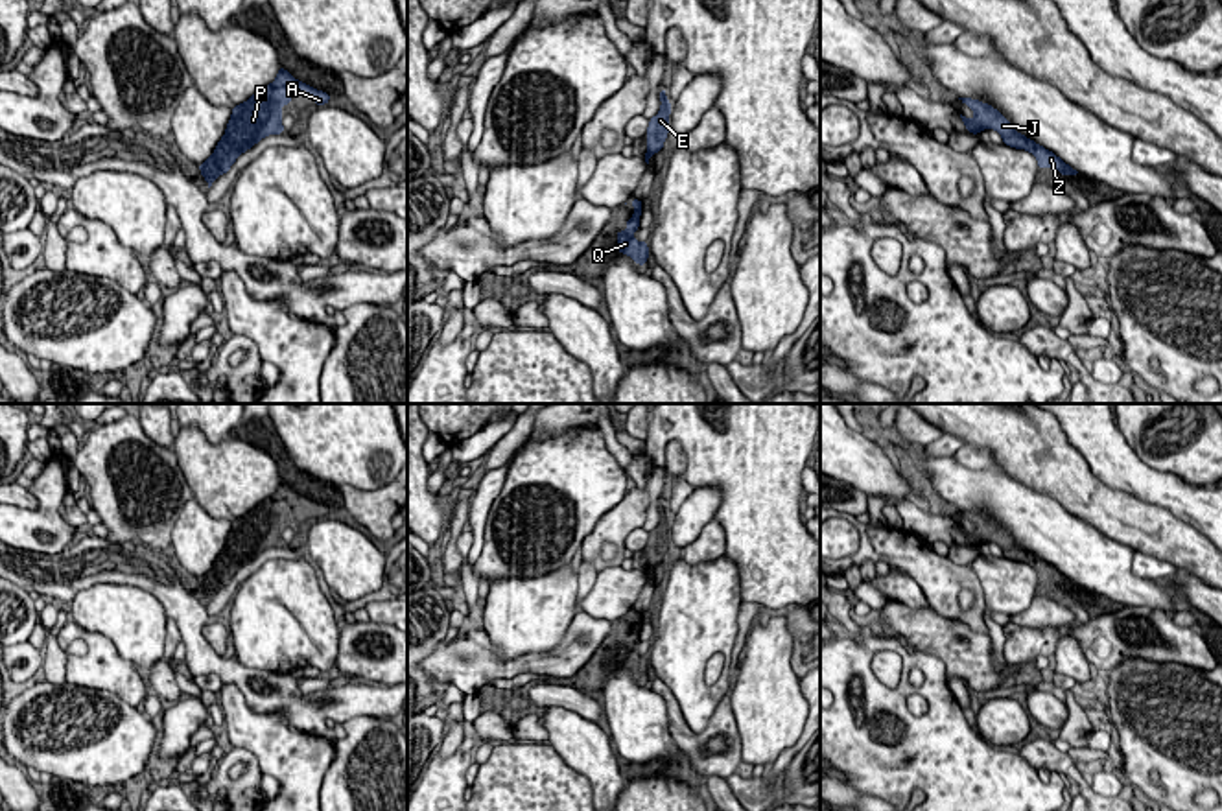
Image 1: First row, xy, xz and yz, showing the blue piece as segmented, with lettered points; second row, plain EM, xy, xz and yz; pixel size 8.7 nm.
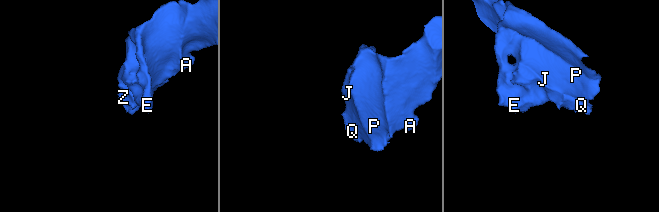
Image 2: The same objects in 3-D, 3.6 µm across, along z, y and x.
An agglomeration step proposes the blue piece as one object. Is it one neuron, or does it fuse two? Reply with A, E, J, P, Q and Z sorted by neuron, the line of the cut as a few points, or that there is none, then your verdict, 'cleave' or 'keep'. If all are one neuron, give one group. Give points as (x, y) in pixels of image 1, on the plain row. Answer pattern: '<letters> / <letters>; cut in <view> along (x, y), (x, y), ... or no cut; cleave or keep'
A E J P Q Z; no cut; keep

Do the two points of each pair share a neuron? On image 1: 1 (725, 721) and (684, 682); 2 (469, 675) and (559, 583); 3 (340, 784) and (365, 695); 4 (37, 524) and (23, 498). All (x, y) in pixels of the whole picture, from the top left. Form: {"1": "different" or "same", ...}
{"1": "different", "2": "different", "3": "different", "4": "different"}

